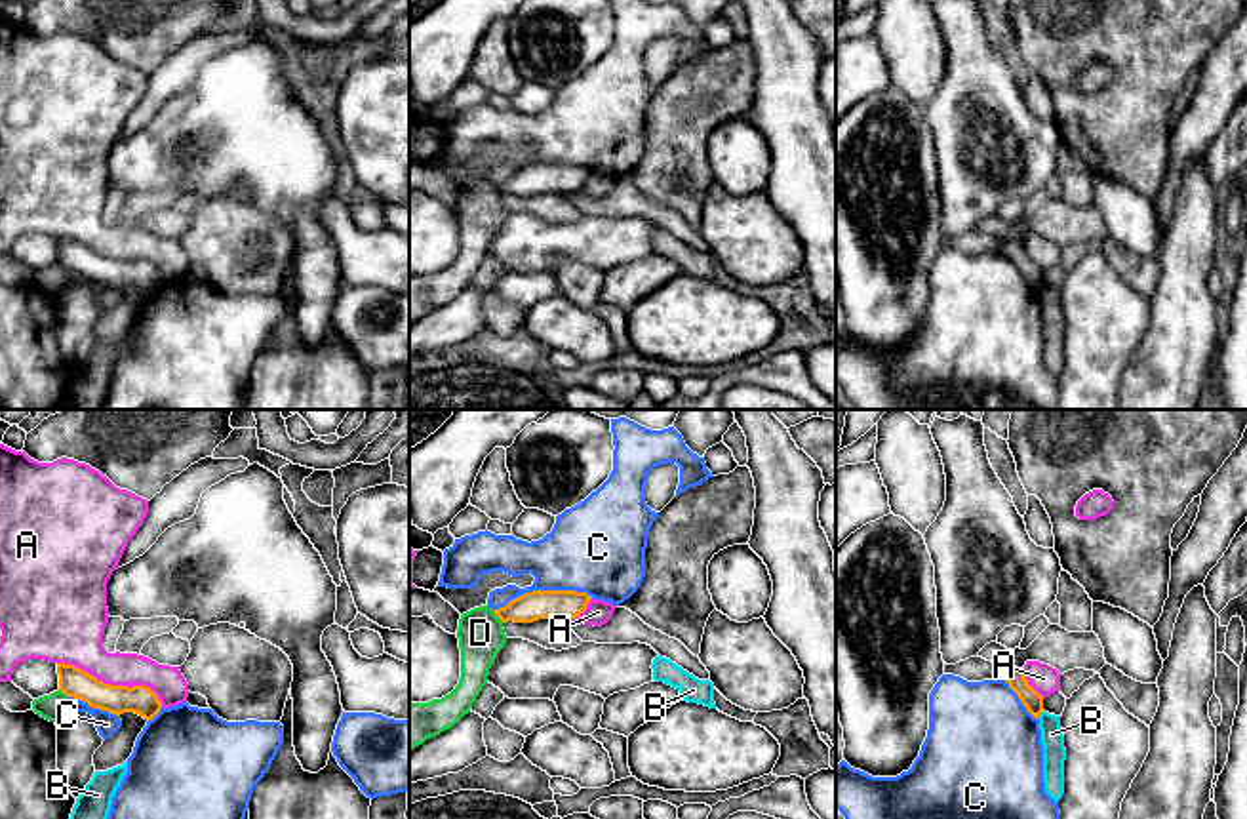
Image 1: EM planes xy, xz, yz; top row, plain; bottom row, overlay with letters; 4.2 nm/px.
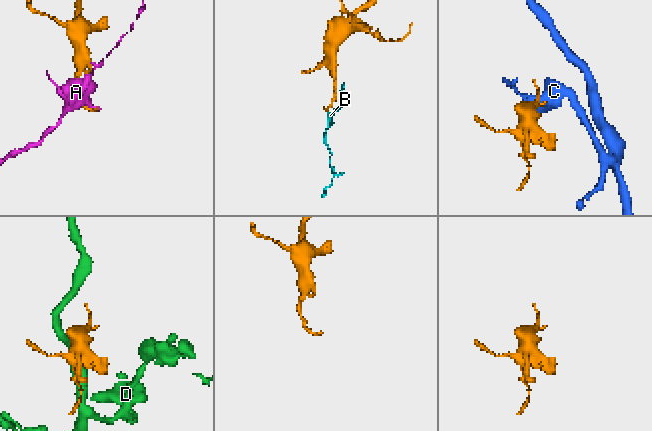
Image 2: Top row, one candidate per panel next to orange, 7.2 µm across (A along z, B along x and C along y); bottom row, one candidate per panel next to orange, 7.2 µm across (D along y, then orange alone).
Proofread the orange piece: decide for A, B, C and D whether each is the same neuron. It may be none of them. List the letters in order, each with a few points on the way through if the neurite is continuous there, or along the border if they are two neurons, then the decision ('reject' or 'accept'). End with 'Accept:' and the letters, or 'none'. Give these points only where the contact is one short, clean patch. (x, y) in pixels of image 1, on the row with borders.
A: reject
B: border along yz (1044, 711), (1038, 717); reject
C: border along xz (593, 597), (581, 591), (526, 591), (494, 610); reject
D: border along xz (492, 610), (503, 621); reject
Accept: none

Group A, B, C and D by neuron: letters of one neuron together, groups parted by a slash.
A / B / C / D

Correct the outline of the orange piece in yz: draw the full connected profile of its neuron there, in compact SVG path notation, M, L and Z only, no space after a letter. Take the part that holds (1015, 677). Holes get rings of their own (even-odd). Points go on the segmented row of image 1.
M1017 667L1005 669L1003 680L1019 695L1026 710L1034 718L1039 718L1039 714L1043 712L1043 697L1028 684L1024 676L1024 669L1017 669Z

